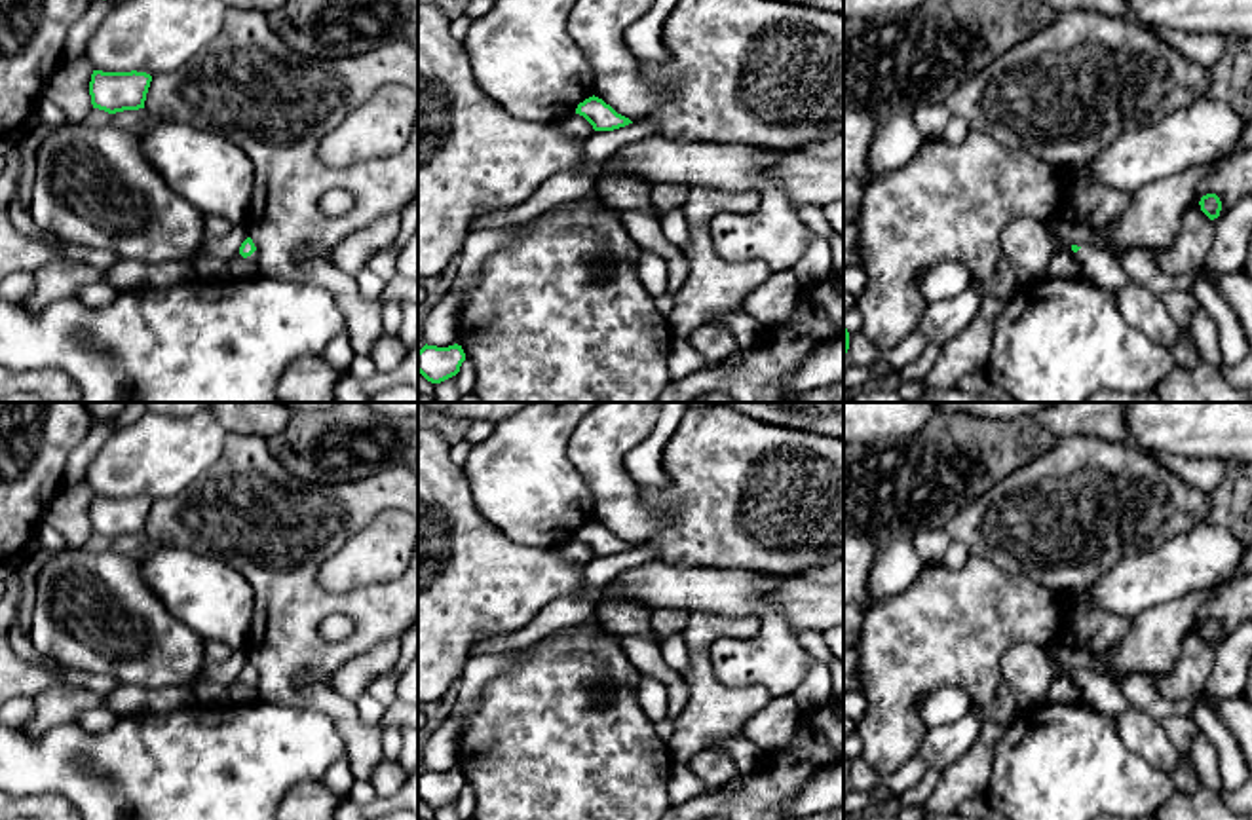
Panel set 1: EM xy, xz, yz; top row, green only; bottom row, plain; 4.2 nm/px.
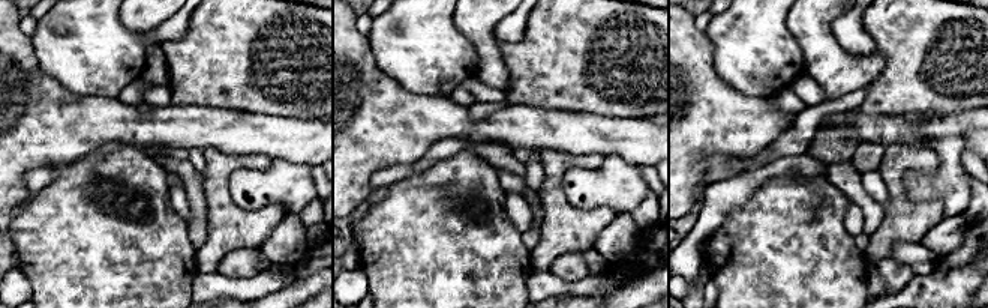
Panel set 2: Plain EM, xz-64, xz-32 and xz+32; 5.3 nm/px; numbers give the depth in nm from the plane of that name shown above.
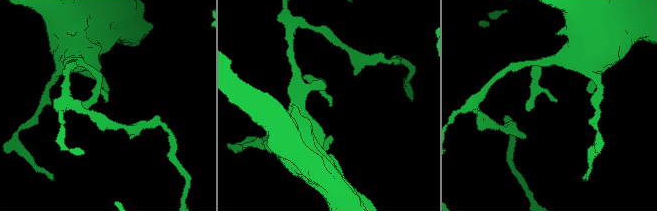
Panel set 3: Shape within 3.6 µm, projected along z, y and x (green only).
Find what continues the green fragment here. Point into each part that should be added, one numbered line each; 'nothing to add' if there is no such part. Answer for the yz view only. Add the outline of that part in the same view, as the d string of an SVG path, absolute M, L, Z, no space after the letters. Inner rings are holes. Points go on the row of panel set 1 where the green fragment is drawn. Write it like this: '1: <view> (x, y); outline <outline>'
1: yz (1099, 266); outline M1083 247L1073 256L1081 266L1081 275L1098 287L1117 290L1132 281L1110 251Z

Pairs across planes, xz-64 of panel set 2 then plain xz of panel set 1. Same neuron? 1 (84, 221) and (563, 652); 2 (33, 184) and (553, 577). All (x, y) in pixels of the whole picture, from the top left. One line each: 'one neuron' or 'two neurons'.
1: one neuron
2: two neurons

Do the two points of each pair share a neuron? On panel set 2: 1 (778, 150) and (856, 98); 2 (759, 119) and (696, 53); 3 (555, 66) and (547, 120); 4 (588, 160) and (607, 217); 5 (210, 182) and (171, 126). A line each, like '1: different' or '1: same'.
1: same
2: same
3: different
4: same
5: different

